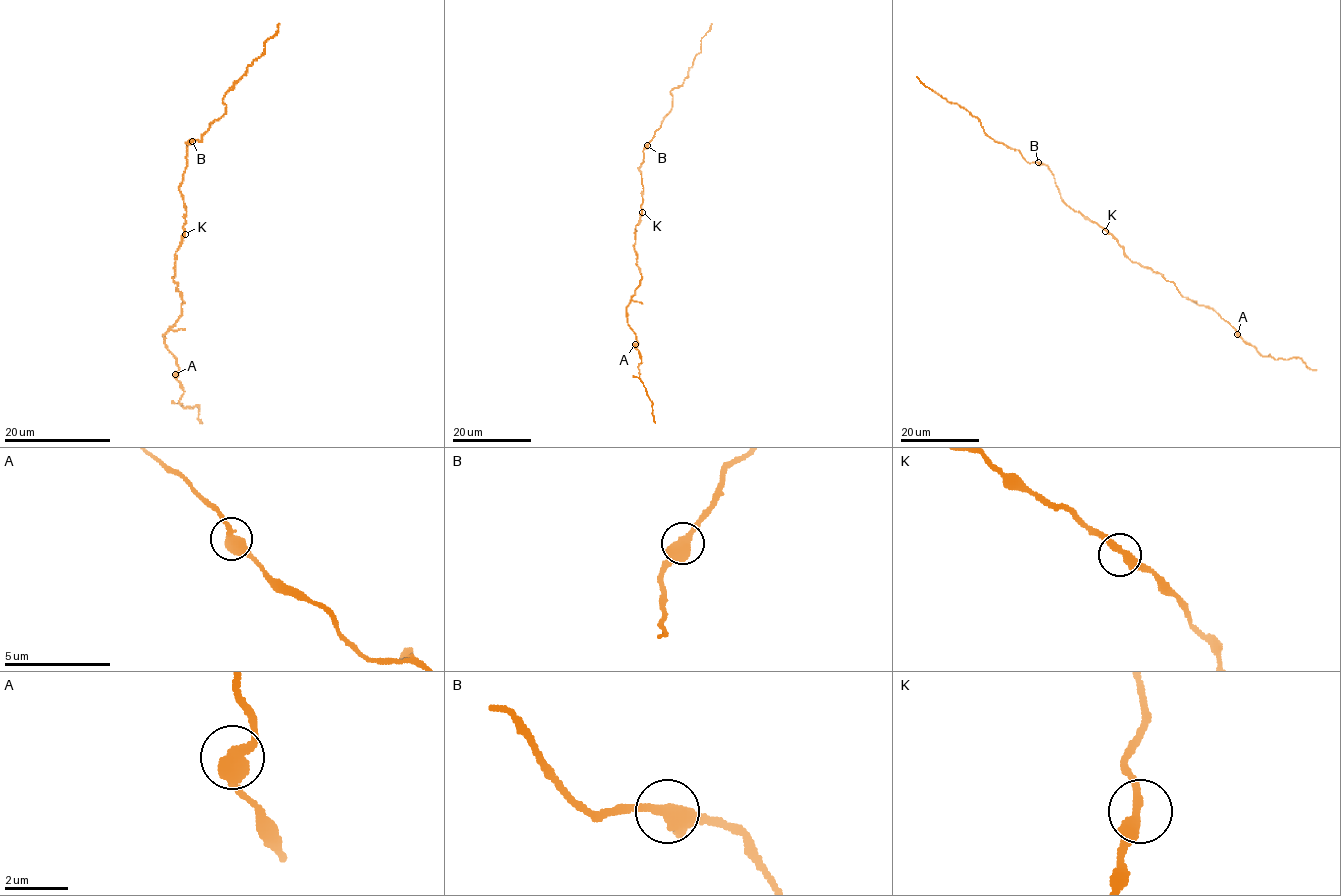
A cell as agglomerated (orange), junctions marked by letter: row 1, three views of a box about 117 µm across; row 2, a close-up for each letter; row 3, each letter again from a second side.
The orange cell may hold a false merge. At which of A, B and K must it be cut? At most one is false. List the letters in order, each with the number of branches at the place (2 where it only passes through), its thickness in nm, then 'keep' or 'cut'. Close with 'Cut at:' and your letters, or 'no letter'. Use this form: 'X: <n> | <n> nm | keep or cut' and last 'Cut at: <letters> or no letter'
A: 2 | 500 nm | cut
B: 2 | 500 nm | keep
K: 2 | 340 nm | keep
Cut at: A

